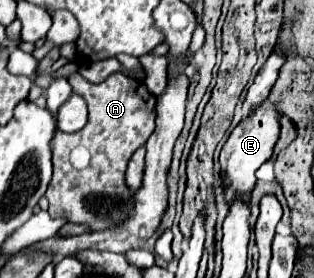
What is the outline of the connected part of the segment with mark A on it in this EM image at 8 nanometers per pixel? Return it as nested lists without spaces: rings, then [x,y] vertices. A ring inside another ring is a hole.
[[[79,73],[69,75],[73,93],[81,95],[89,107],[87,125],[75,135],[57,131],[51,143],[53,151],[53,179],[45,197],[49,199],[49,215],[65,215],[71,223],[89,225],[93,231],[103,231],[131,213],[133,193],[125,185],[125,169],[131,155],[147,143],[155,129],[155,97],[147,91],[143,81],[131,79],[123,73],[113,73],[103,83],[89,83]],[[85,145],[91,153],[91,163],[85,169],[75,169],[69,161],[73,147]]]

